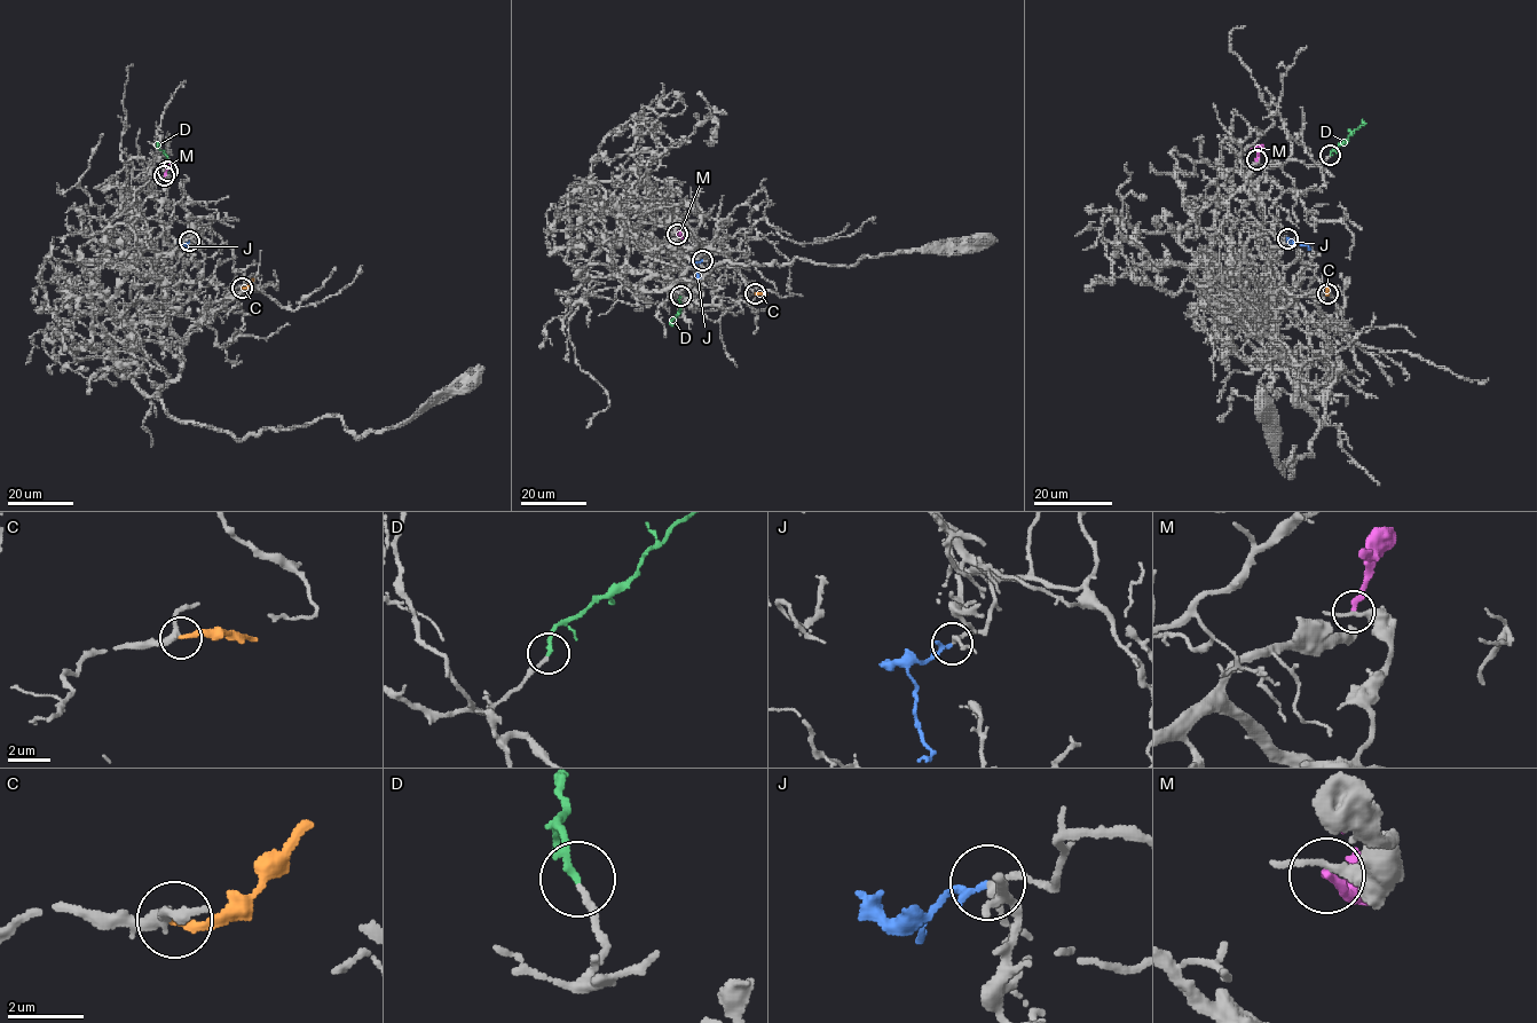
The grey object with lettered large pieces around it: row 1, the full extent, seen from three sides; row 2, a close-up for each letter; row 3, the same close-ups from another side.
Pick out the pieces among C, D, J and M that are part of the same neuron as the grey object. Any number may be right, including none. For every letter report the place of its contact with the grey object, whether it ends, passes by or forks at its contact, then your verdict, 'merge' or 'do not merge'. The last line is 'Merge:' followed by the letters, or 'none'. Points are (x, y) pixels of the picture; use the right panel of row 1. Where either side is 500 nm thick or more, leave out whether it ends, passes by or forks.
C: (1327, 293) | it ends | do not merge
D: (1330, 155) | it ends | merge
J: (1287, 238) | it ends | merge
M: (1256, 159) | it ends | do not merge
Merge: D, J

